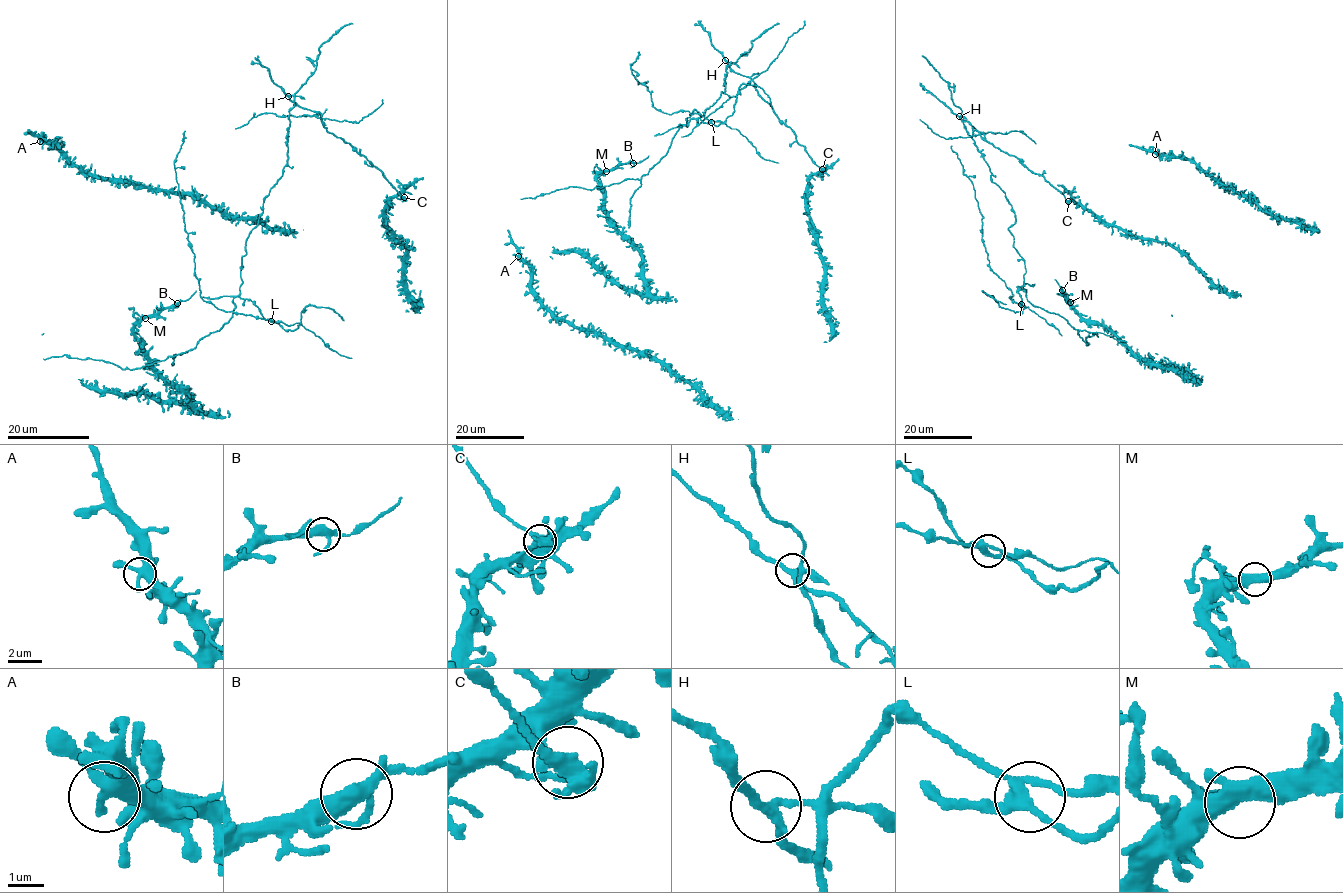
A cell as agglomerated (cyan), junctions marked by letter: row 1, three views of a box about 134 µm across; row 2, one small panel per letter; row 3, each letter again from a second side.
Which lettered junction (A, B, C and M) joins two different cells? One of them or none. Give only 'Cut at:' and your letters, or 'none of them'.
Cut at: C

